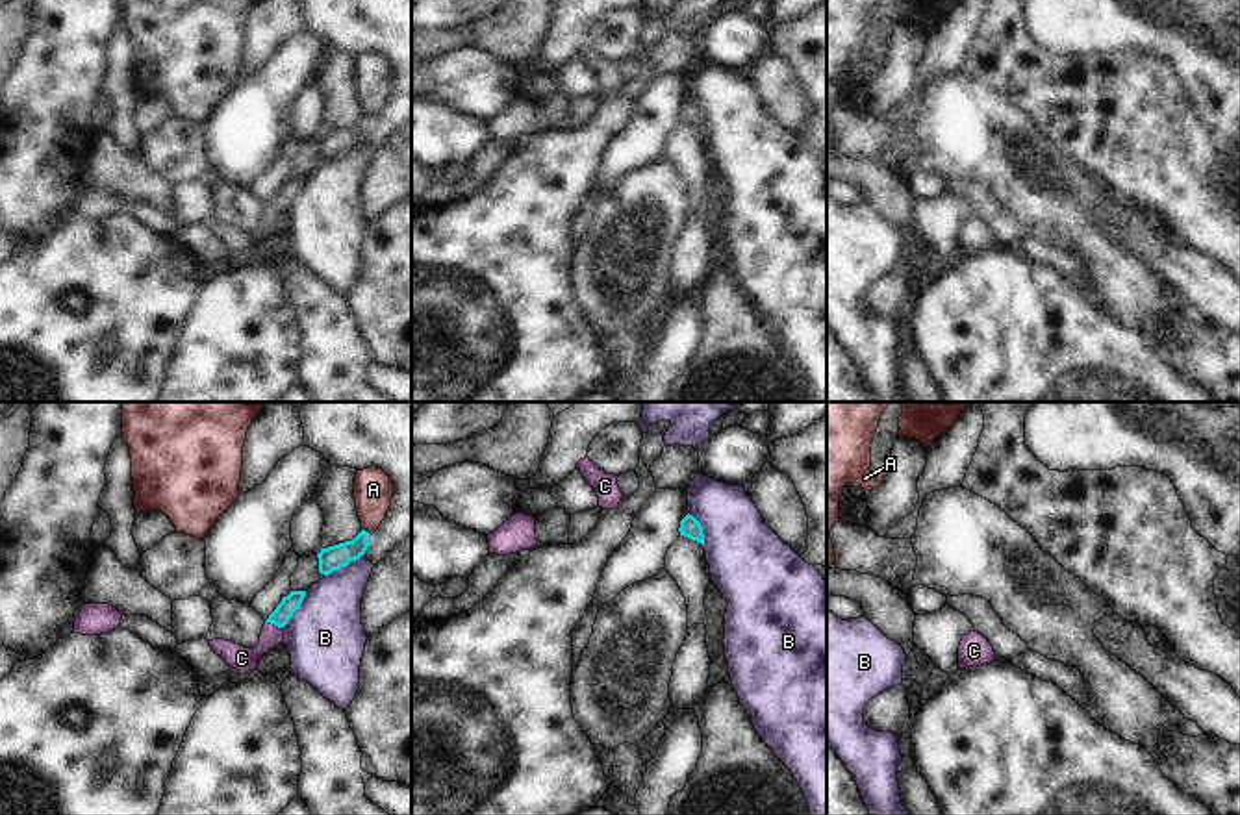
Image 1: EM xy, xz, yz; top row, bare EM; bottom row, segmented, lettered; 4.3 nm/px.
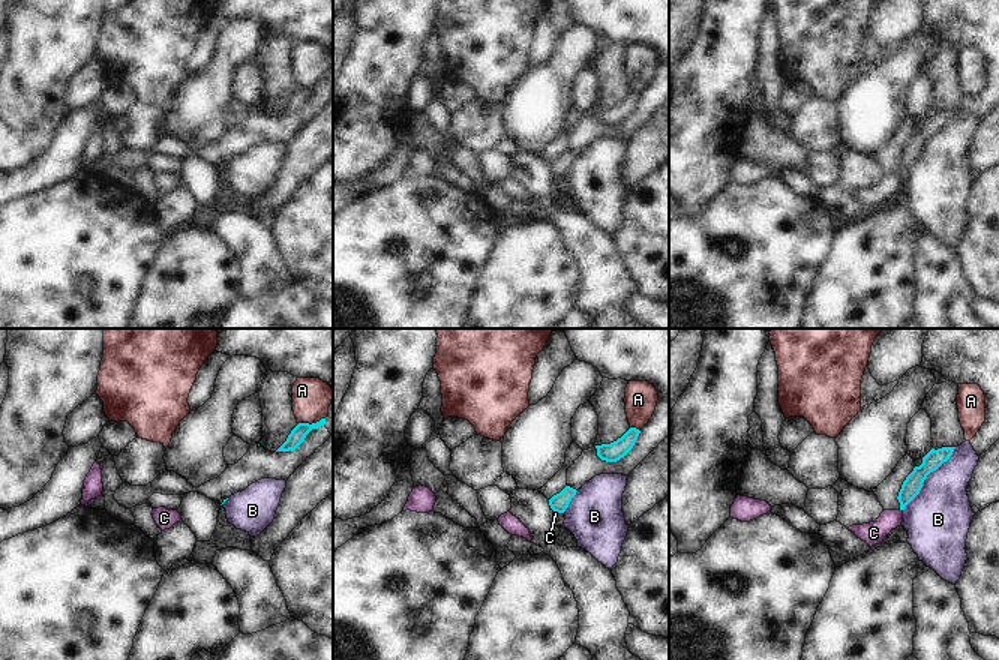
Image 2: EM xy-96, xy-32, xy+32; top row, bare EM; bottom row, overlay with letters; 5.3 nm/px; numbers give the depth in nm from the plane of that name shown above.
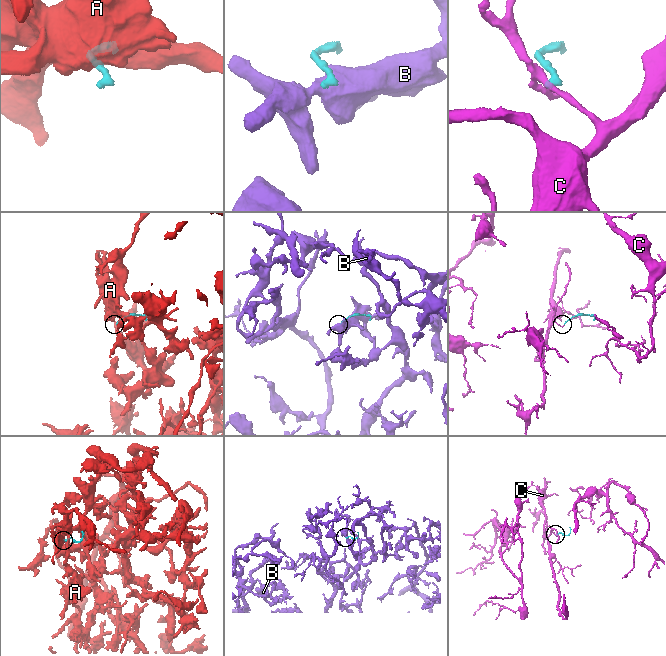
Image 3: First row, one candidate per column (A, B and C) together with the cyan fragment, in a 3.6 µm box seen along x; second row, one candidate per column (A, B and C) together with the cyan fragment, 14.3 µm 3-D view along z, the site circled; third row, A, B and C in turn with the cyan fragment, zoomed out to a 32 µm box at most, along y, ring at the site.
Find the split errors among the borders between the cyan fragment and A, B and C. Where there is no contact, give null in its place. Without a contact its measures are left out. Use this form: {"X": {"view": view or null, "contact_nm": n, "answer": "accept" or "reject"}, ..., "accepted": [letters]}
{"A": {"view": "xy", "contact_nm": 50, "answer": "reject"}, "B": {"view": "xy", "contact_nm": 190, "answer": "reject"}, "C": {"view": "xy", "contact_nm": 90, "answer": "accept"}, "accepted": ["C"]}

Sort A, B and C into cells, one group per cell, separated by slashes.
A / B / C

